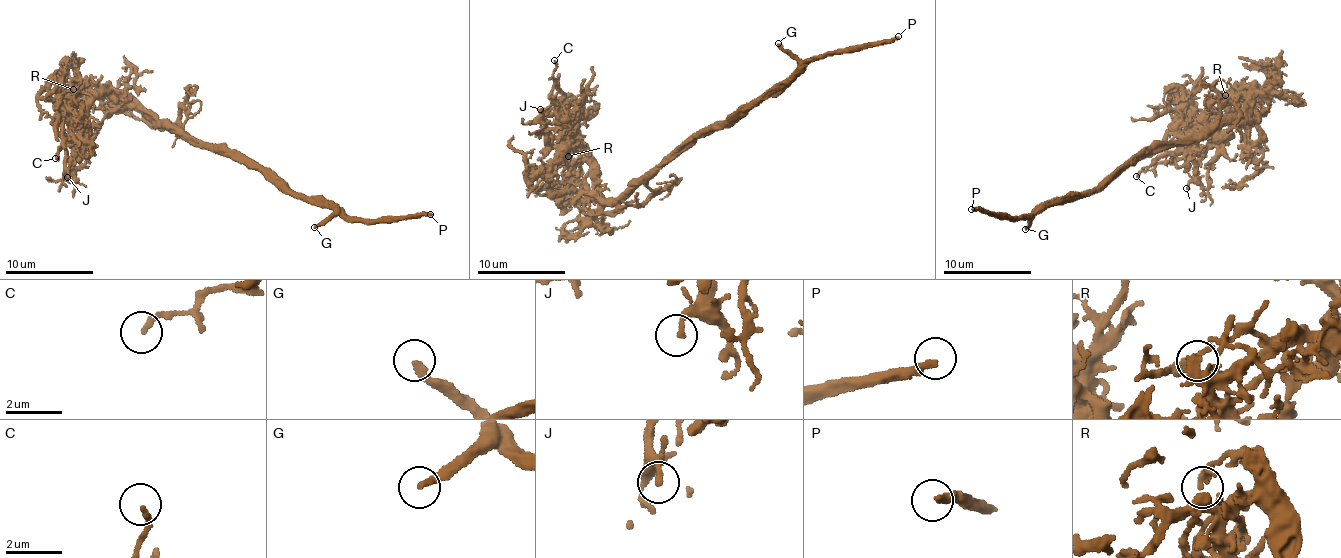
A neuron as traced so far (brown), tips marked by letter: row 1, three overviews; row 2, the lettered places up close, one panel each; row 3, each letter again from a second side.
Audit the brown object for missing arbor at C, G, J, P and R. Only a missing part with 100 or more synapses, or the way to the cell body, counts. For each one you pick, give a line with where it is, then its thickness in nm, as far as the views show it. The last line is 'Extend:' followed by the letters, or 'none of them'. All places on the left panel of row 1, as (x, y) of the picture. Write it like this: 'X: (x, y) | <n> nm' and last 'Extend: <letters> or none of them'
G: (314, 227) | 240 nm
P: (430, 214) | 240 nm
Extend: G, P

